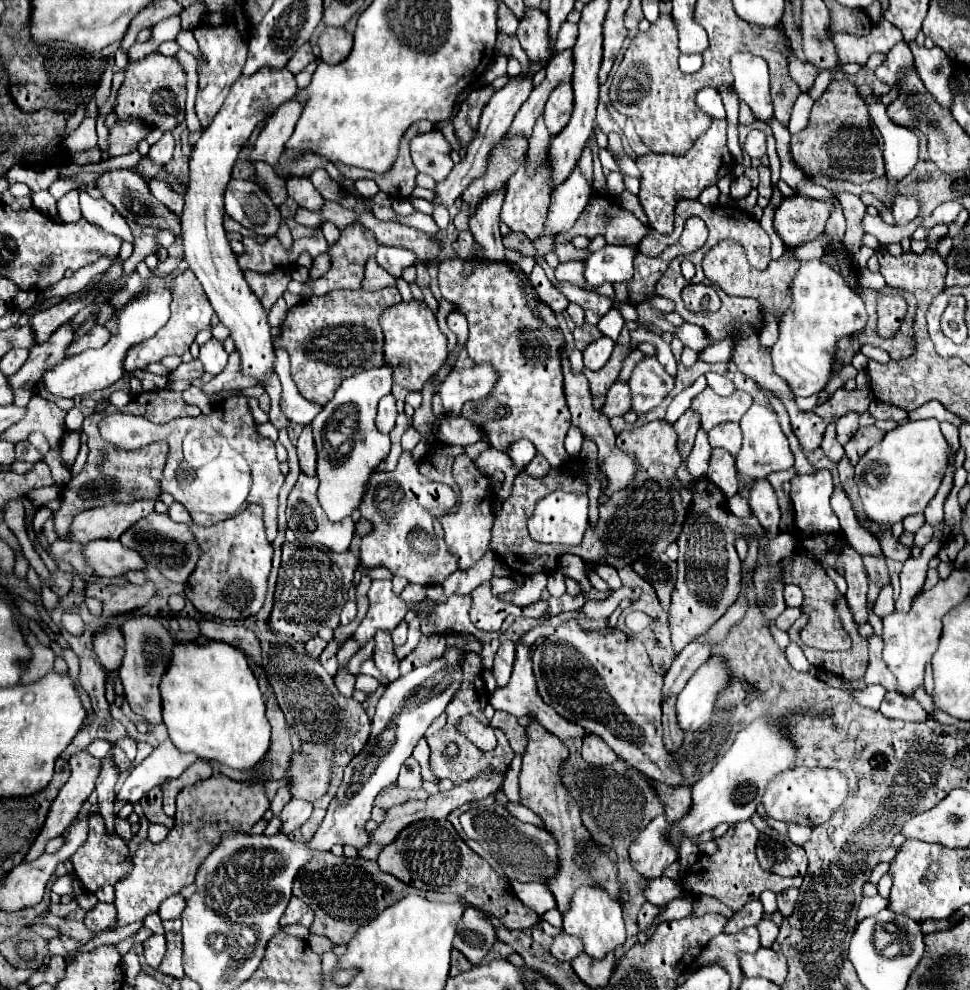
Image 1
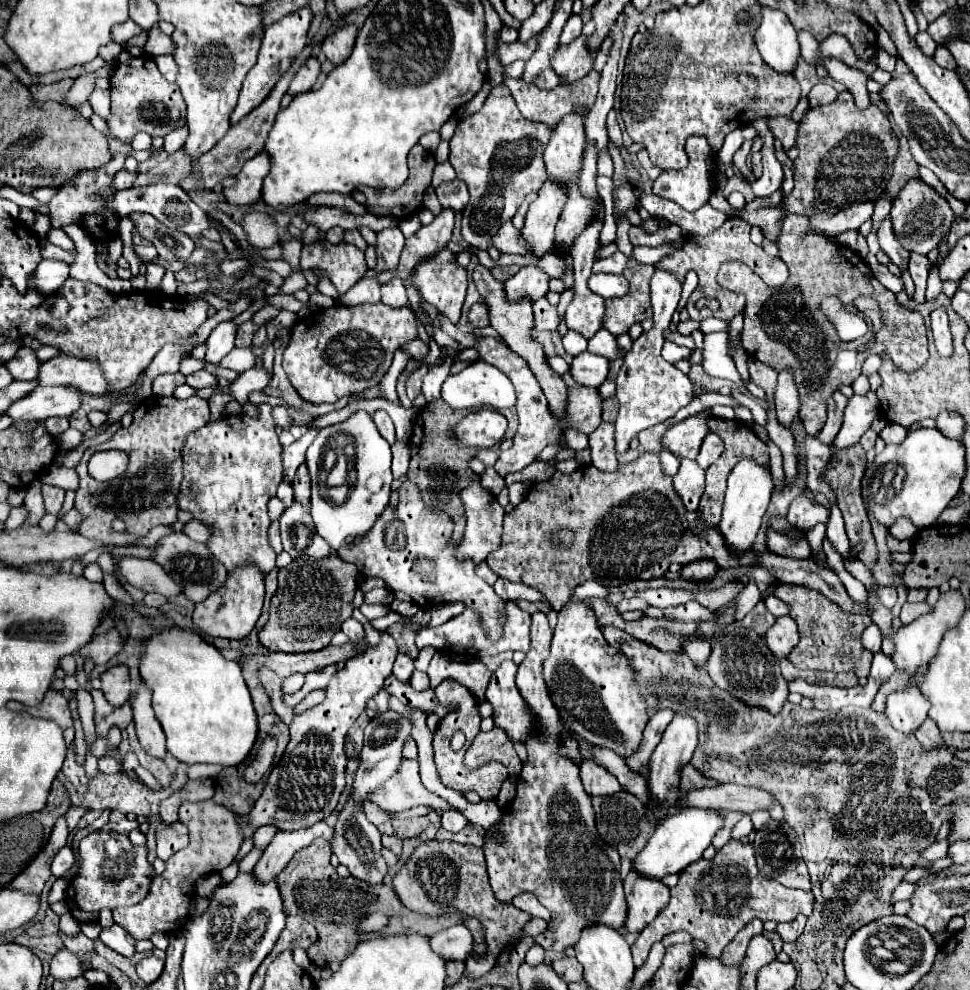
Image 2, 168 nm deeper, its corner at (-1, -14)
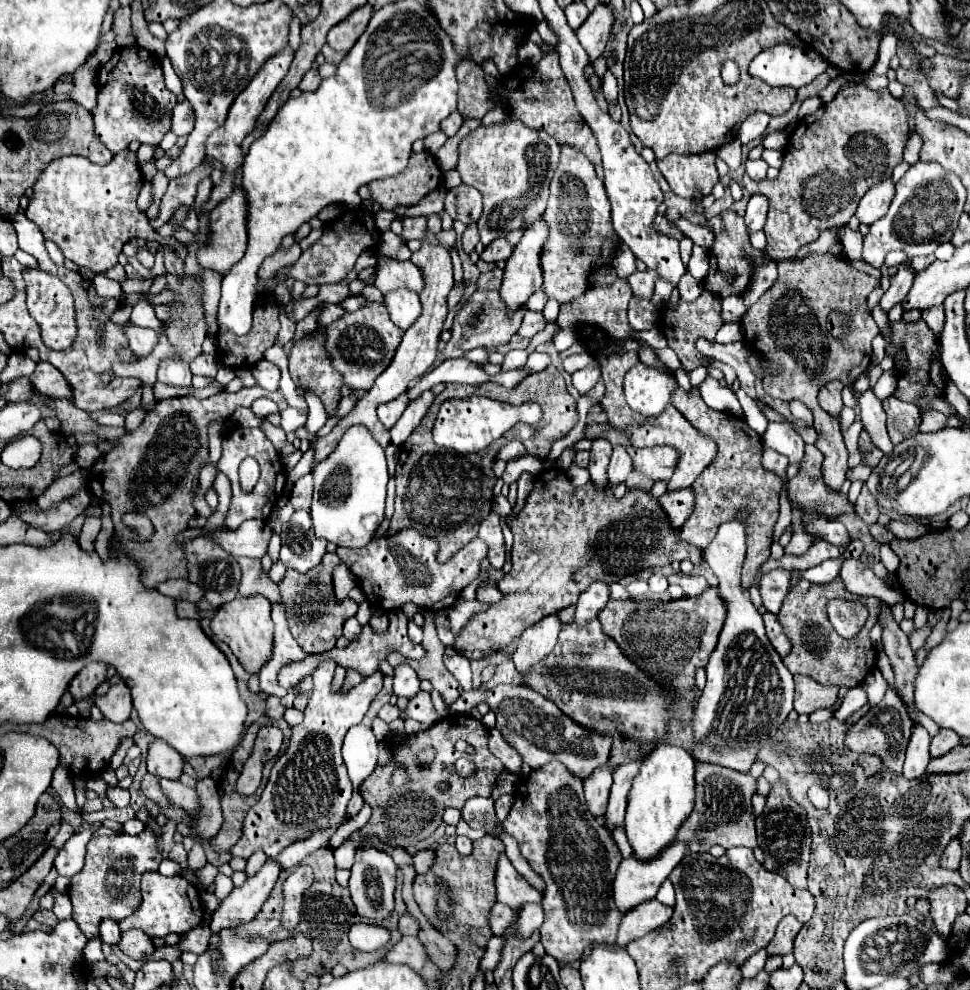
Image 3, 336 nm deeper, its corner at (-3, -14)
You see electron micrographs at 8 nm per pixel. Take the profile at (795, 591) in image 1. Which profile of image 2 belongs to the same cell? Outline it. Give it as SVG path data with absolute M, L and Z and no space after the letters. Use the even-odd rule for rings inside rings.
M768 596L768 598L764 600L764 604L766 604L766 610L768 610L770 614L774 614L776 618L788 614L788 604L784 604L782 600L778 600L776 596Z

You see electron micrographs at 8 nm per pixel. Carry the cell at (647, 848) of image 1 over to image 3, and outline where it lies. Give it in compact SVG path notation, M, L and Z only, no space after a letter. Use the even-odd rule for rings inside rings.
M656 898L646 900L624 914L616 942L626 946L634 938L642 938L650 930L666 924L670 920L670 916L672 916L672 906L666 906L666 904L658 902Z

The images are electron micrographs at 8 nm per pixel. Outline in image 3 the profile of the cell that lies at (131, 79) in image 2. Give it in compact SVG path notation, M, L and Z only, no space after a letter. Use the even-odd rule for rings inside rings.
M142 46L116 48L112 58L98 70L98 106L94 108L96 136L114 152L128 148L132 140L158 146L170 130L176 94L164 86L164 76L156 54Z

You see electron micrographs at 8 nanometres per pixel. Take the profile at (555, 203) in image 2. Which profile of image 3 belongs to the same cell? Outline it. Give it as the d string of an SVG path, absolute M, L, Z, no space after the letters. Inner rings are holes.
M544 216L536 218L524 232L522 240L506 260L504 282L500 294L510 310L524 306L526 300L542 286L542 246L548 240L548 224Z

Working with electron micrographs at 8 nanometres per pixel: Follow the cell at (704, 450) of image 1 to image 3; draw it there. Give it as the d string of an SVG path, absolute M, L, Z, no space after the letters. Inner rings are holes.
M682 488L682 490L672 490L666 492L664 496L660 496L660 502L664 506L664 510L670 514L674 526L682 526L688 516L694 510L694 490L692 488Z

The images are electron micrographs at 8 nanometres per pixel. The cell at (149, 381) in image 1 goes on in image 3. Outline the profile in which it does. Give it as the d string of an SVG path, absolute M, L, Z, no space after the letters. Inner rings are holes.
M38 362L34 374L30 376L34 388L50 398L72 398L72 386L64 378L64 374L54 368L50 362Z

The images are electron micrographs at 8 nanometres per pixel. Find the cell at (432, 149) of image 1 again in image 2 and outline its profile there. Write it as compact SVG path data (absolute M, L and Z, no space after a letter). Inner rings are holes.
M460 180L440 184L436 188L436 196L440 204L452 212L464 212L464 208L468 206L468 188Z

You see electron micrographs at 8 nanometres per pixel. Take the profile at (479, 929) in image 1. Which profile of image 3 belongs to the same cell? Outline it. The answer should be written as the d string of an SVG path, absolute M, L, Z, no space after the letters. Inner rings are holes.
M404 936L384 958L386 962L398 962L398 964L408 964L414 970L422 970L432 958L426 950L426 946L420 942L416 936Z

